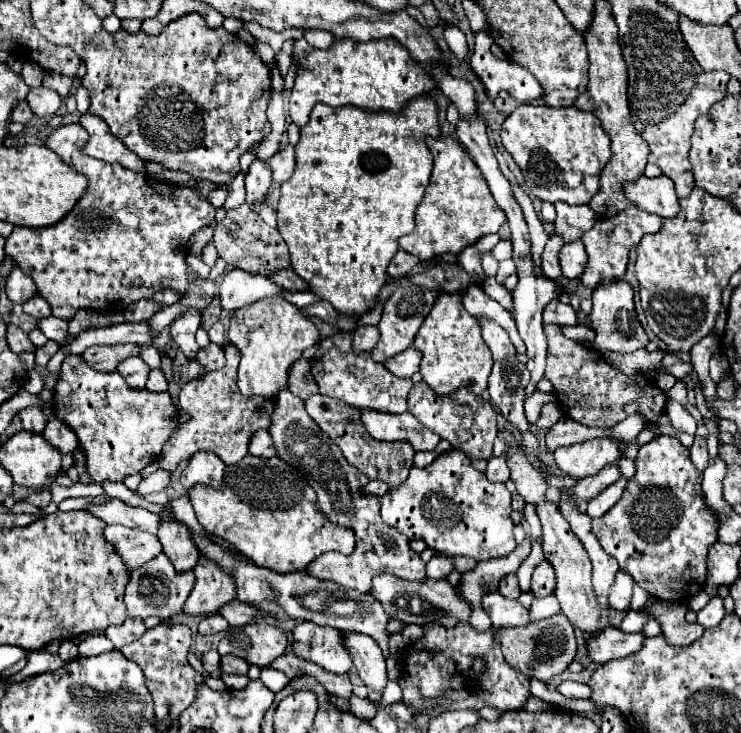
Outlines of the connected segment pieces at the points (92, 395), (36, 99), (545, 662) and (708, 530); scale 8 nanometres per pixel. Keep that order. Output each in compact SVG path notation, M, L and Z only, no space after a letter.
M71 355L63 361L59 381L53 389L55 399L55 415L63 419L77 435L79 443L85 451L86 468L92 480L101 483L104 480L122 482L133 471L141 471L149 463L161 455L163 445L167 443L169 435L179 427L177 407L171 401L169 391L165 393L151 393L147 389L133 389L125 383L125 379L115 373L99 373L93 371L79 355Z
M37 87L37 89L29 91L27 101L29 101L35 115L47 117L47 115L55 115L59 111L63 99L61 99L61 95L49 91L47 87Z
M557 613L549 619L541 619L535 623L529 623L527 627L509 627L509 629L499 629L495 633L497 643L503 647L505 661L521 671L523 675L529 675L531 679L539 679L547 683L551 677L563 673L569 663L575 659L577 643L575 643L575 631L569 623L569 619L563 613Z
M655 437L639 449L637 473L621 499L603 517L593 519L601 547L655 599L689 601L703 589L707 549L717 543L717 515L705 507L701 475L677 437Z

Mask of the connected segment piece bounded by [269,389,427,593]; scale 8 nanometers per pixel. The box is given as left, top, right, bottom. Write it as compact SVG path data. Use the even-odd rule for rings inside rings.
M289 389L277 395L277 409L273 413L273 421L269 433L275 441L277 455L289 465L297 467L307 483L317 493L317 509L335 525L347 525L355 531L355 551L351 555L338 552L327 552L320 555L313 563L309 563L307 571L319 579L331 579L345 589L357 589L361 593L371 593L371 581L379 573L391 573L399 579L409 581L425 581L425 563L409 547L409 537L401 535L395 527L389 527L379 517L379 497L367 495L363 487L367 485L367 477L351 467L343 457L341 449L319 429L319 425L305 411L303 399L295 397Z

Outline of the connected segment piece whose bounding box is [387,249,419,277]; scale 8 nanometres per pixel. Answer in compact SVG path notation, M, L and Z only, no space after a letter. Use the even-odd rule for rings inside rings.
M397 251L397 255L391 259L391 263L389 263L389 267L387 267L387 275L389 277L399 277L399 275L405 275L411 267L415 267L419 263L419 259L417 257L413 257L413 255L409 255L409 253L405 253L405 251Z

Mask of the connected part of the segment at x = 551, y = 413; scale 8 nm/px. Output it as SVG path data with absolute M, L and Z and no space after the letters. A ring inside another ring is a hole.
M545 405L543 411L541 411L541 417L537 419L535 425L537 425L539 429L549 429L549 427L553 427L561 417L563 417L563 411L561 411L559 405Z

